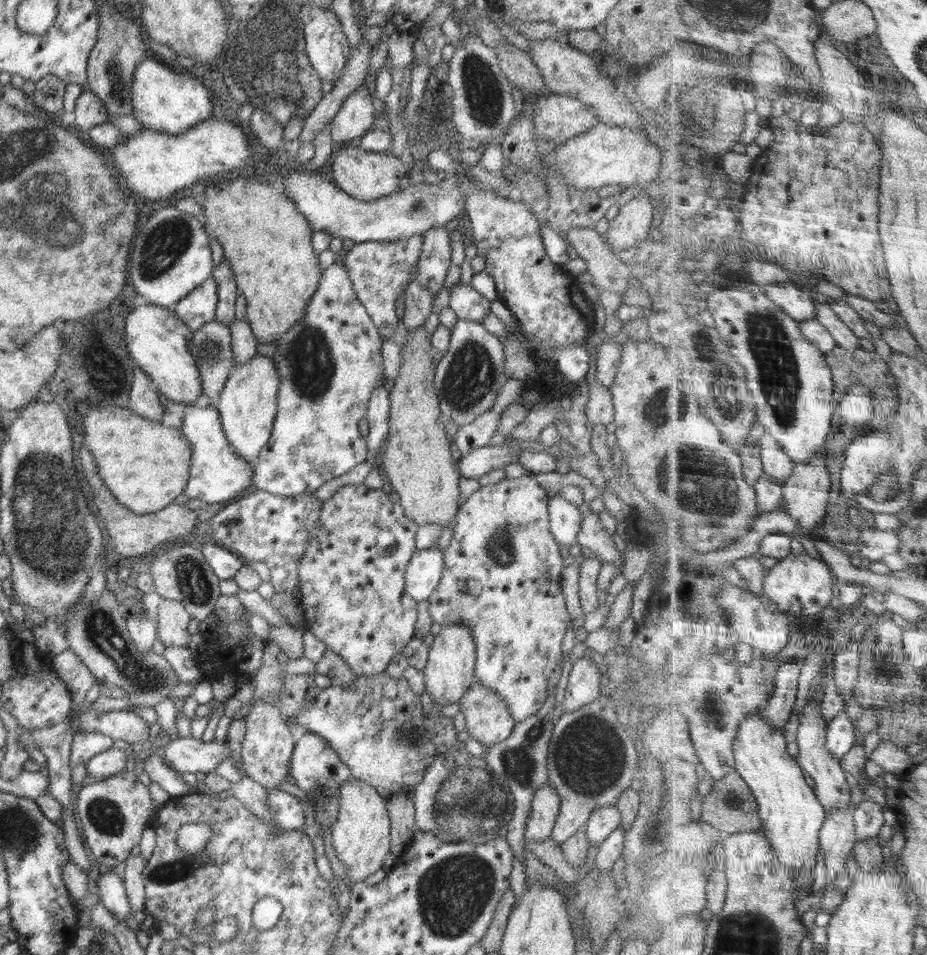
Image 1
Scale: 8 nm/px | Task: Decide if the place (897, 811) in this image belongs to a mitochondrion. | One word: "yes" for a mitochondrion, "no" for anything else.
no

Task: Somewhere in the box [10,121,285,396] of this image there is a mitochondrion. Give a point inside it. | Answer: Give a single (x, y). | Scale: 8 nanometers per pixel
(164, 245)

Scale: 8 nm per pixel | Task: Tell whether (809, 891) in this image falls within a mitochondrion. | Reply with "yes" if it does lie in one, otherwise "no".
no

